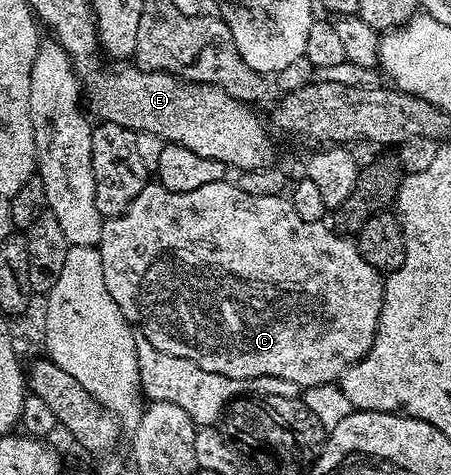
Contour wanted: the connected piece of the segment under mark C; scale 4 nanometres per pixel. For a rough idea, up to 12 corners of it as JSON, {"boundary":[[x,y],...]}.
{"boundary":[[147,183],[96,246],[152,347],[337,382],[383,274],[285,196]]}

